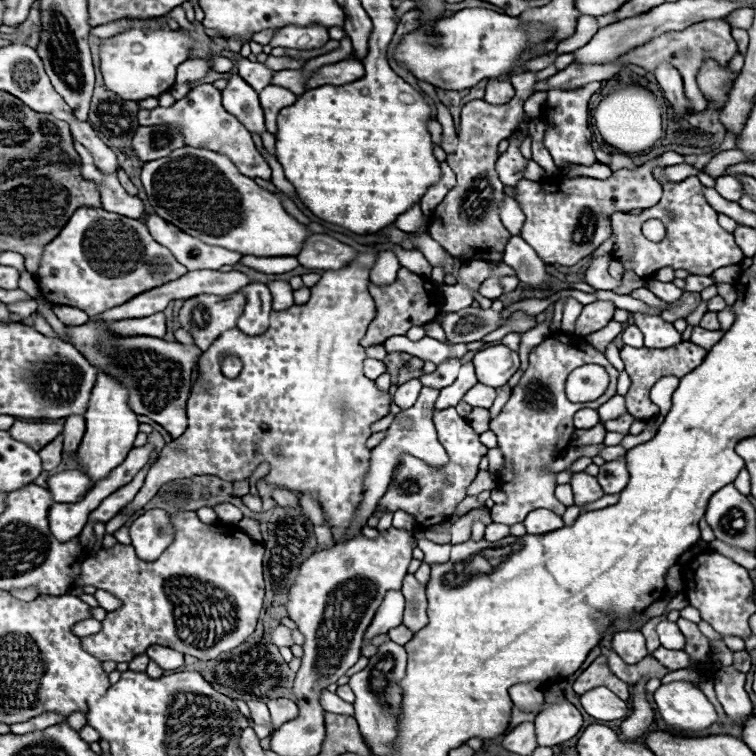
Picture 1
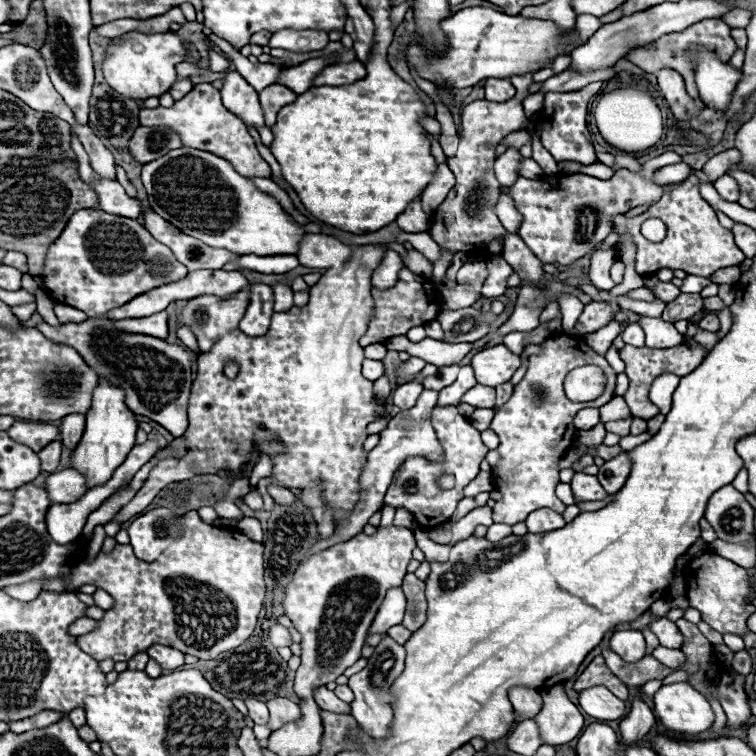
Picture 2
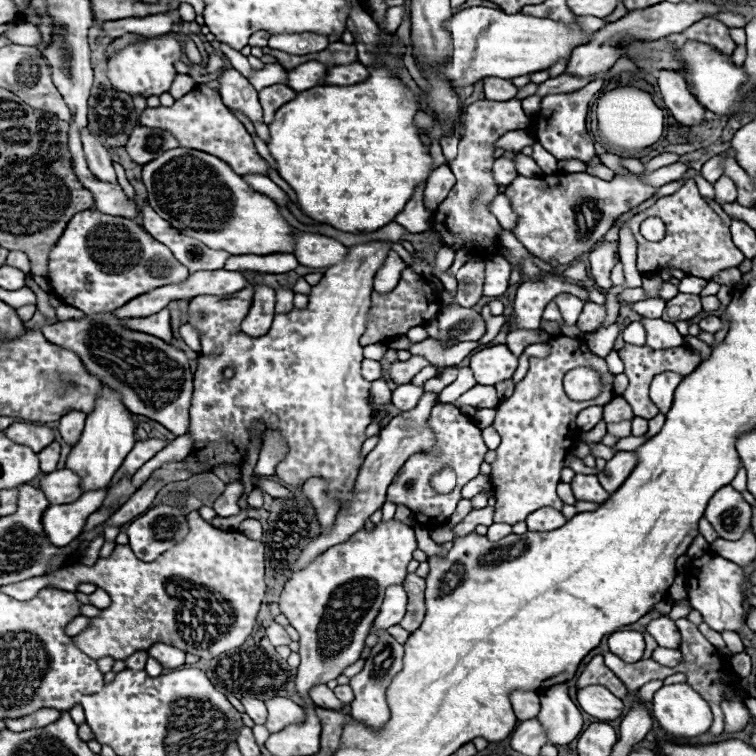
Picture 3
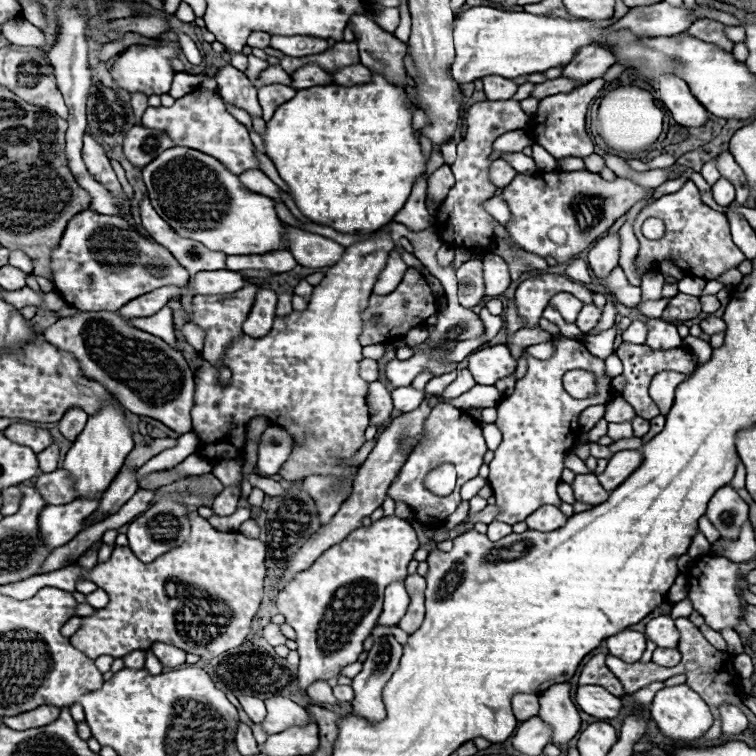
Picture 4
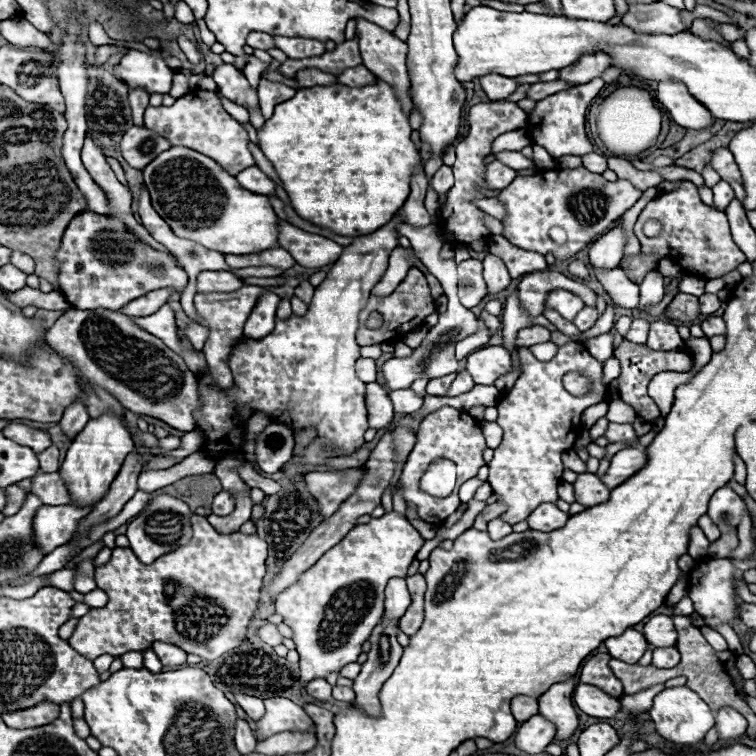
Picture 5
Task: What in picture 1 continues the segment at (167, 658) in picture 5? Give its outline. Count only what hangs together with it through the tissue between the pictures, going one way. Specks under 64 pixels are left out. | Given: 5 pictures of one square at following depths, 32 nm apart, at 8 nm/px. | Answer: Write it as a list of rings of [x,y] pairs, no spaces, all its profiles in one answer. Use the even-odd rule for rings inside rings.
[[[150,646],[146,650],[146,654],[150,656],[150,660],[154,660],[156,664],[160,664],[164,670],[176,670],[184,664],[184,654],[172,650],[172,648],[166,648],[166,646]]]

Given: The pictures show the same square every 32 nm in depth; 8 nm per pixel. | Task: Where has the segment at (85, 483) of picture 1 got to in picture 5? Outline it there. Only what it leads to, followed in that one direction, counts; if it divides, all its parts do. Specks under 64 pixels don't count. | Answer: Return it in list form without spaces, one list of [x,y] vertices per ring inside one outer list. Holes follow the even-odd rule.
[[[58,472],[36,474],[32,478],[30,492],[36,494],[36,498],[40,498],[40,502],[44,502],[44,504],[68,504],[70,502],[68,490],[66,490],[64,482],[60,480]]]

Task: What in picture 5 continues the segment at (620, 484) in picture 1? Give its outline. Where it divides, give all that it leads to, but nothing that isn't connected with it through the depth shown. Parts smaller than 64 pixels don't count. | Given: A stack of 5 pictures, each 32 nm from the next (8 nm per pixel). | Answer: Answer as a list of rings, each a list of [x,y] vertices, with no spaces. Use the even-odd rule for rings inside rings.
[[[640,446],[624,448],[624,450],[616,452],[614,458],[610,460],[608,476],[602,476],[602,482],[612,490],[612,488],[620,486],[620,482],[626,482],[632,474],[642,470],[646,462],[648,462],[648,456],[646,456],[644,448],[640,448]]]

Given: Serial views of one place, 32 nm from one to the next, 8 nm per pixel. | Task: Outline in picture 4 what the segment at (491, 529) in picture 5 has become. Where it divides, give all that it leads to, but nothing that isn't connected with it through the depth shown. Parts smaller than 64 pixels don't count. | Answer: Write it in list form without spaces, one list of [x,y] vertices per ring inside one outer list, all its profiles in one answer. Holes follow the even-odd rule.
[[[492,520],[492,522],[488,524],[488,538],[490,538],[490,540],[500,540],[500,538],[504,538],[504,536],[508,536],[508,534],[512,534],[512,526],[510,526],[510,524],[506,524],[506,522],[496,522],[496,520]]]

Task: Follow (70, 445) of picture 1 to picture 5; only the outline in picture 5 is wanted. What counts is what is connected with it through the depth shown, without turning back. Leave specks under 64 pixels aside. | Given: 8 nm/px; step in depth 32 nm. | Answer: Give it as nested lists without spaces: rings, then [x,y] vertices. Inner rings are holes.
[[[72,402],[64,410],[64,416],[62,416],[62,420],[58,424],[62,426],[62,430],[64,430],[66,436],[74,438],[88,424],[88,420],[90,420],[90,416],[86,412],[86,406],[82,402]]]

